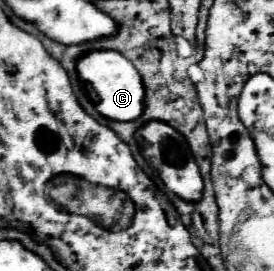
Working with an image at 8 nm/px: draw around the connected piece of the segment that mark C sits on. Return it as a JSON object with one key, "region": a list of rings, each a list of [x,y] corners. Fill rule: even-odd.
{"region":[[[90,51],[76,63],[80,81],[90,87],[96,111],[114,121],[136,121],[144,111],[144,85],[136,67],[118,51]]]}

